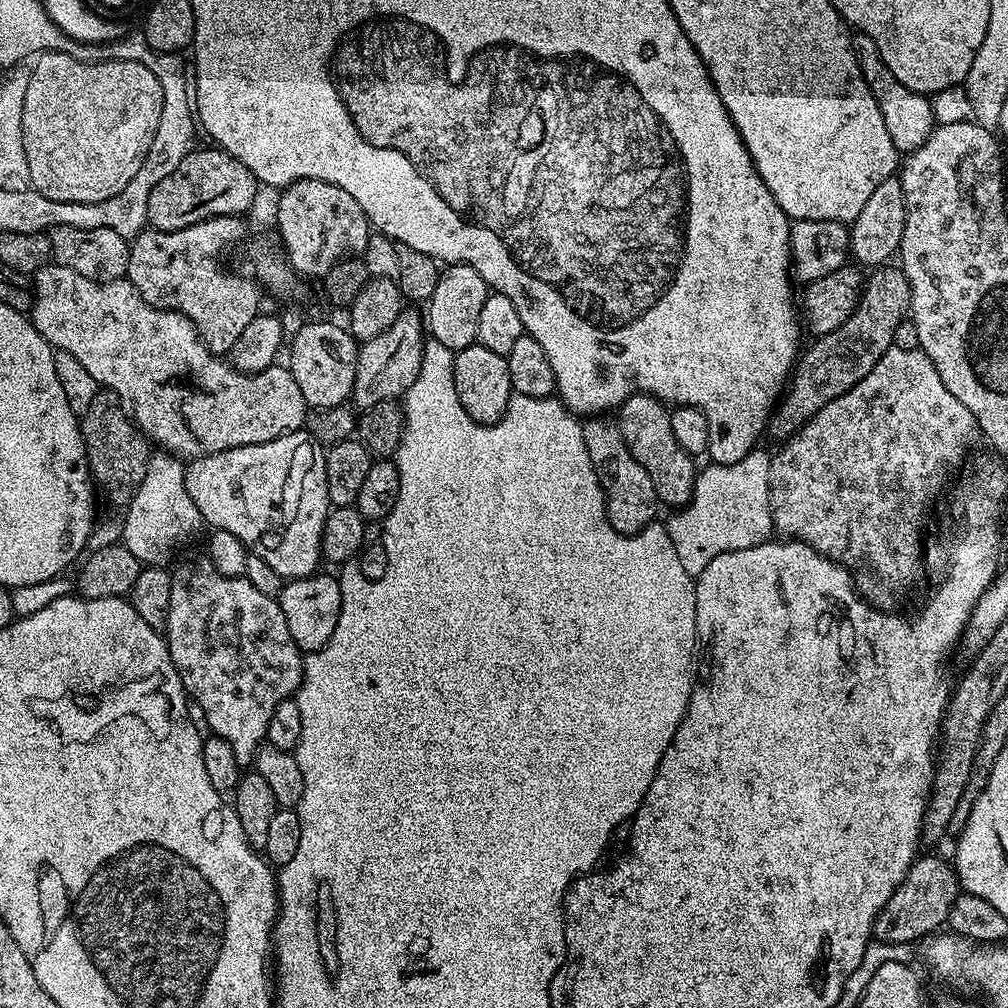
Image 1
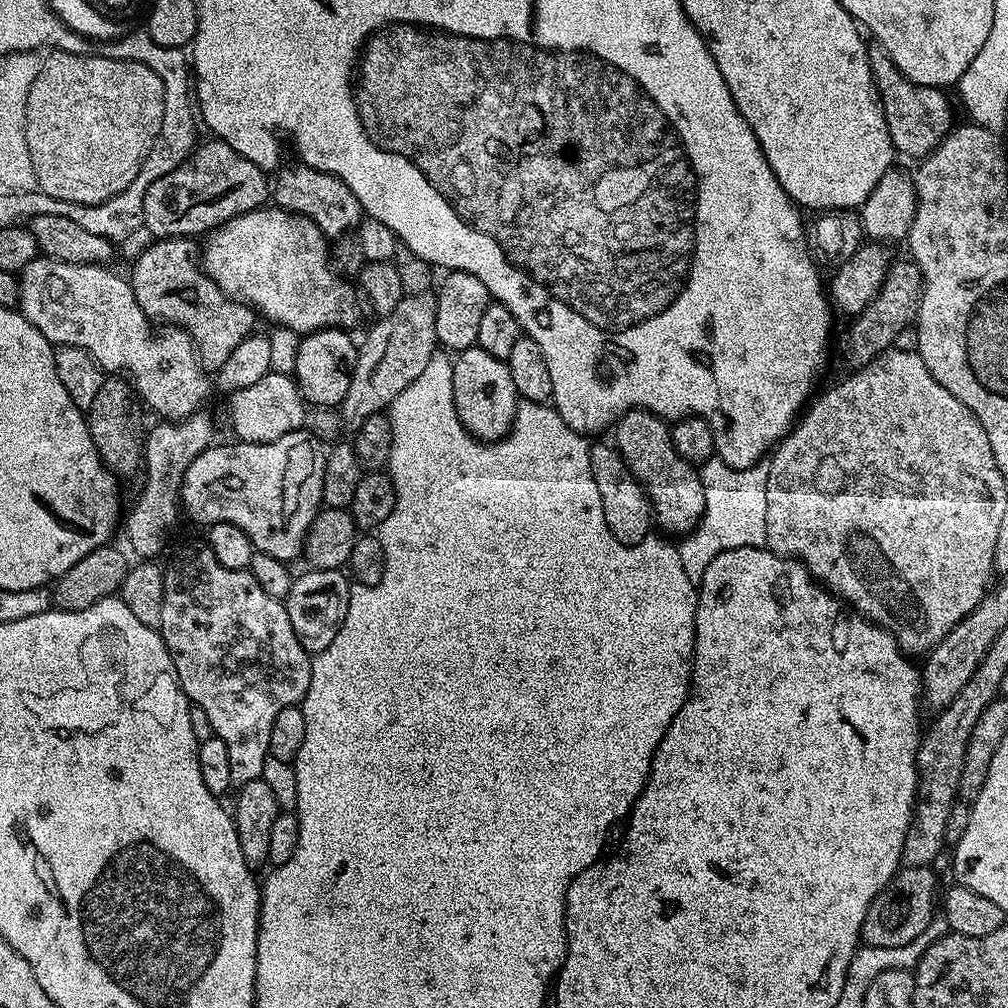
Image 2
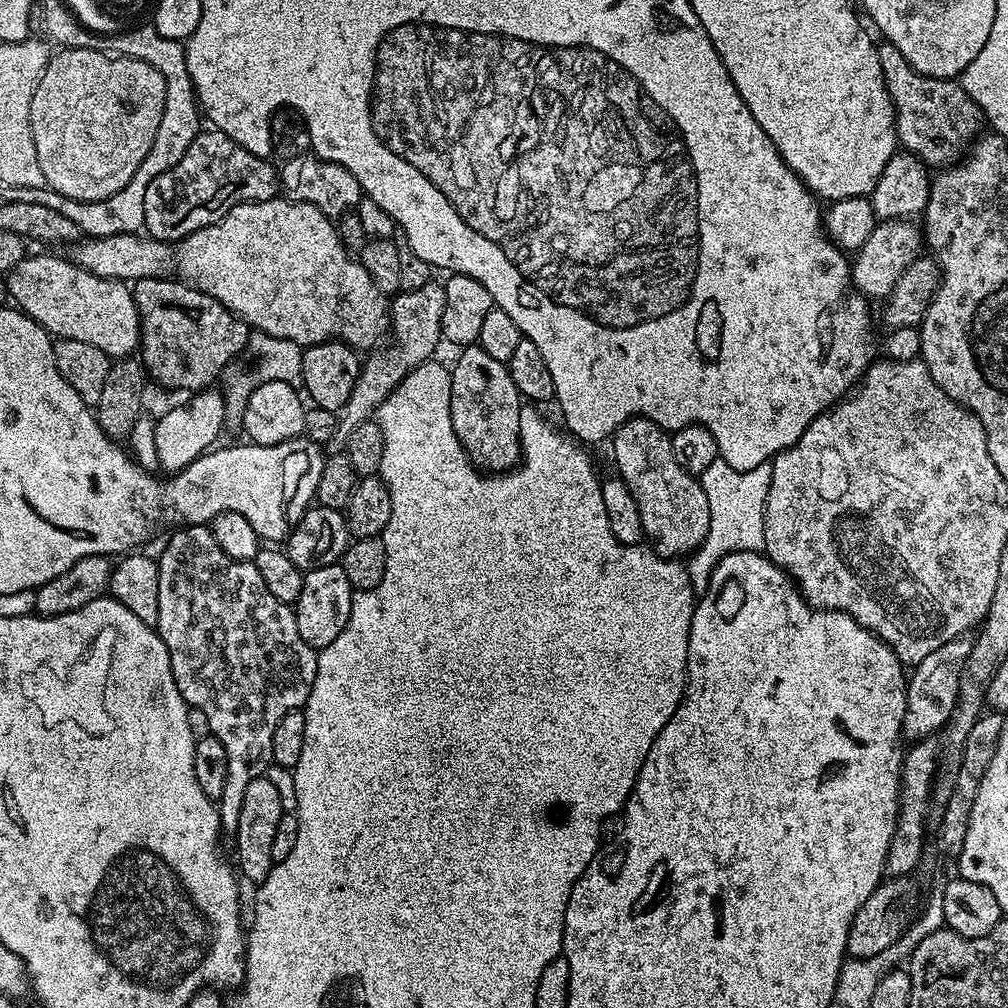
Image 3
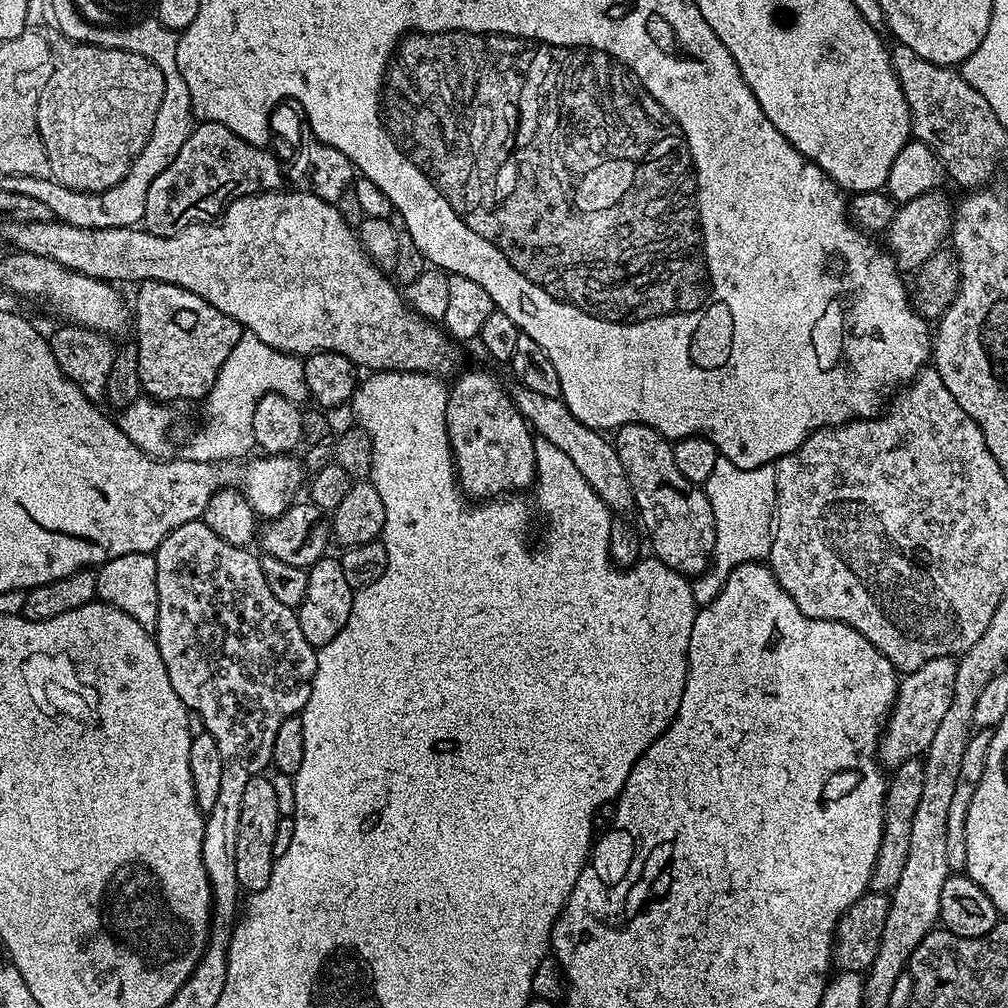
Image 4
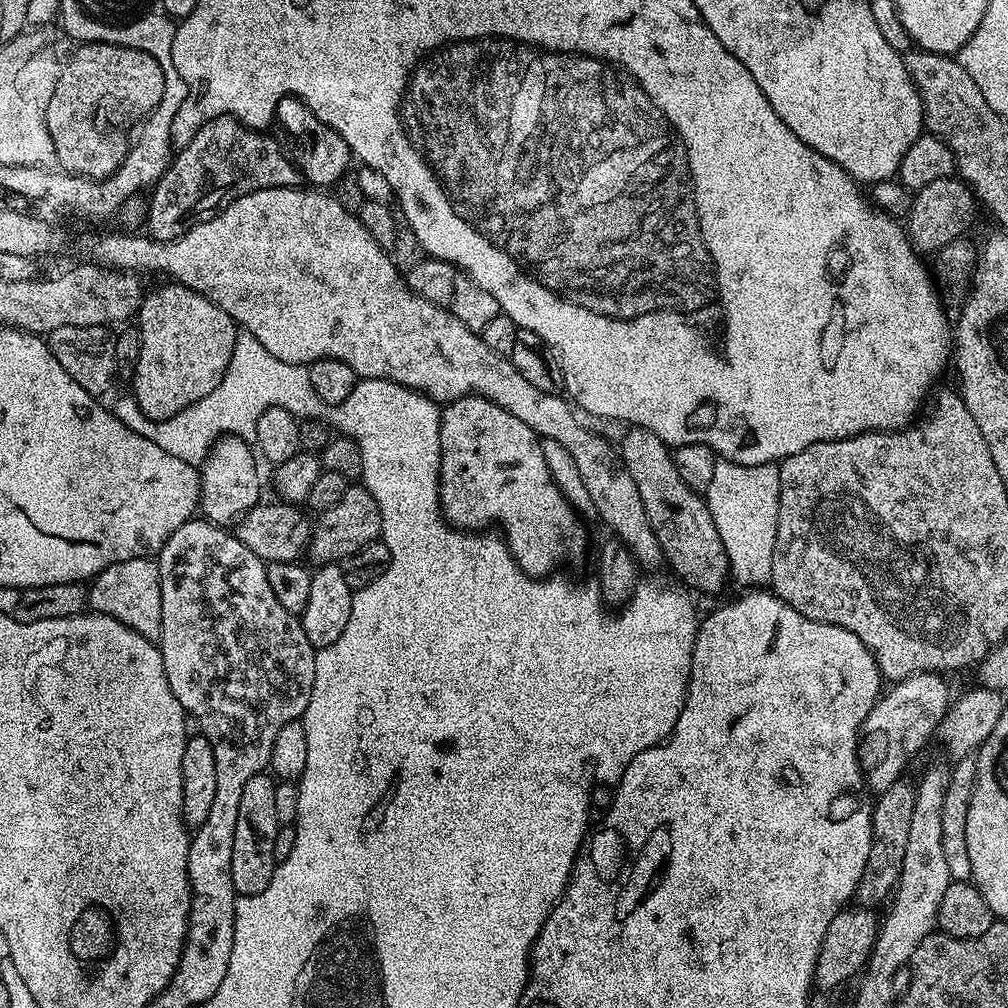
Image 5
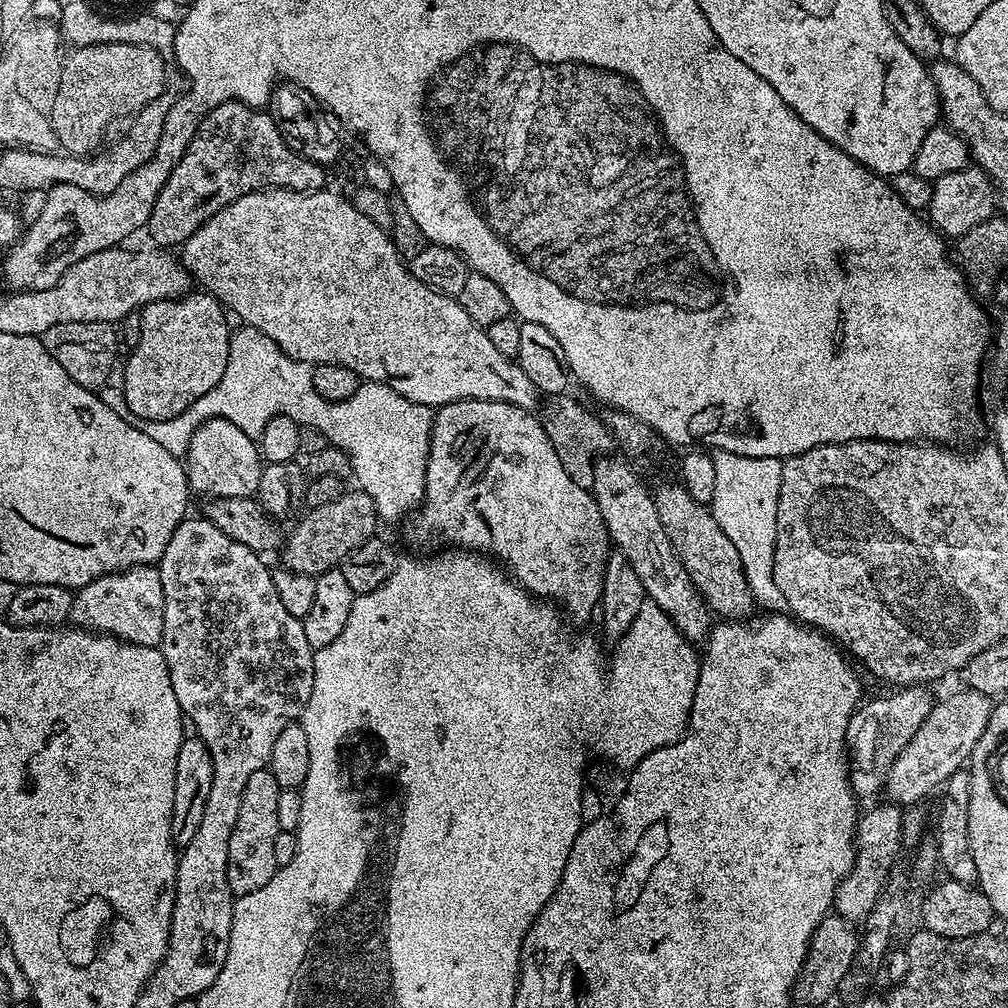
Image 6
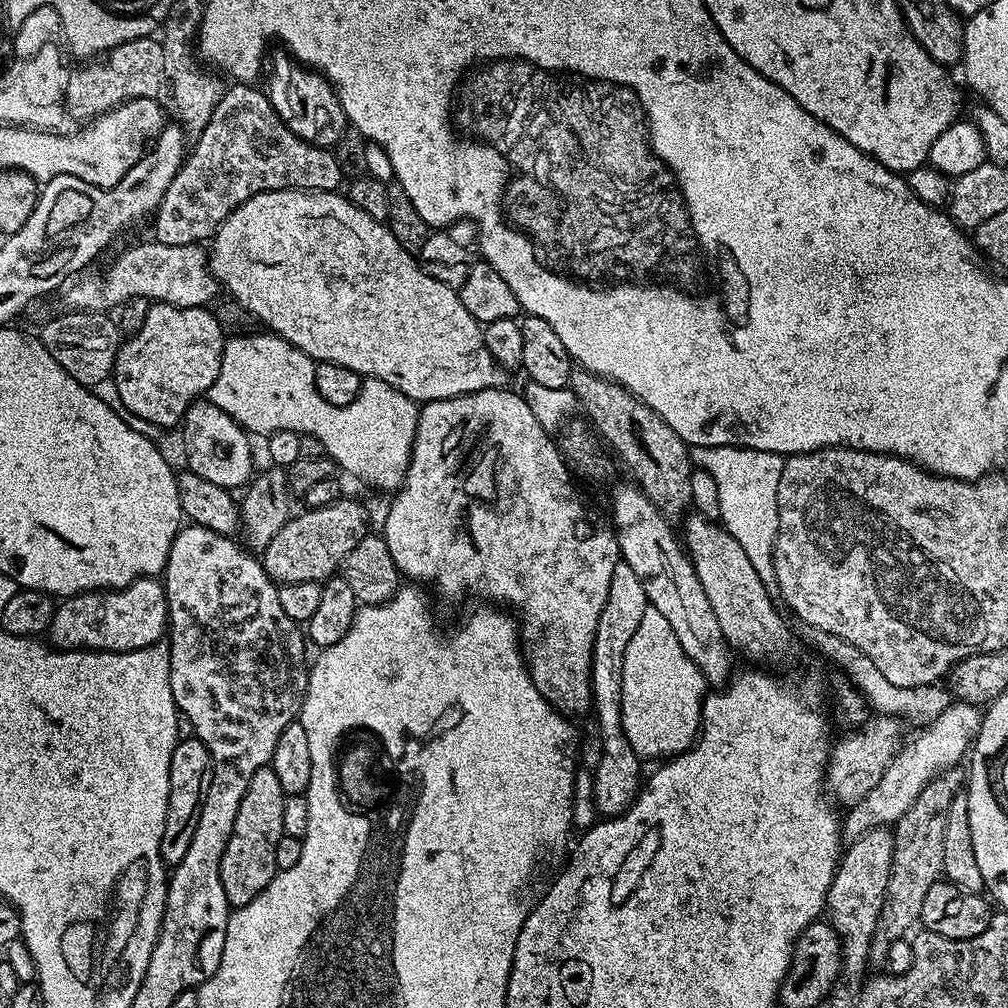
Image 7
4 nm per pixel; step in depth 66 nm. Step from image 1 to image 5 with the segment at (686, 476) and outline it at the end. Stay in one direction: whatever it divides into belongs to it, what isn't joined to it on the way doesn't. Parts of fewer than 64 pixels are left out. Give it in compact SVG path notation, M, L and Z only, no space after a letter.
M635 426L627 431L618 440L618 451L626 470L630 470L630 478L634 478L634 486L638 486L638 494L642 494L642 504L646 506L647 517L666 564L689 584L689 589L718 591L724 583L729 583L730 569L726 546L722 546L722 538L718 535L718 526L714 526L707 499L682 482L682 474L678 474L678 466L674 466L672 461L673 453L669 445L658 438L658 434Z

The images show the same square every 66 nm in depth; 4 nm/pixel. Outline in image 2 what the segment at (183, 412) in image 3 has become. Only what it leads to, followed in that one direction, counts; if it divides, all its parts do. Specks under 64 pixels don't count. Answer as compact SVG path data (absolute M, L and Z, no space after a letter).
M201 410L181 421L159 421L147 431L144 442L144 475L146 482L132 512L124 520L126 534L140 558L154 558L162 548L168 530L180 515L180 485L183 484L190 462L208 447L214 436L214 422Z

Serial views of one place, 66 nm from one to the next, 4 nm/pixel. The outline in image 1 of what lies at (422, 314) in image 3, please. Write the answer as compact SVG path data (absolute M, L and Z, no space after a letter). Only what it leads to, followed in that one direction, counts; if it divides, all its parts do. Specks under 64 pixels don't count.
M411 308L400 312L390 329L378 334L377 338L365 341L359 347L359 358L355 368L355 382L350 397L353 405L363 410L377 405L378 402L403 397L410 386L417 381L424 357L425 343L426 326L423 317L421 313L419 316Z

